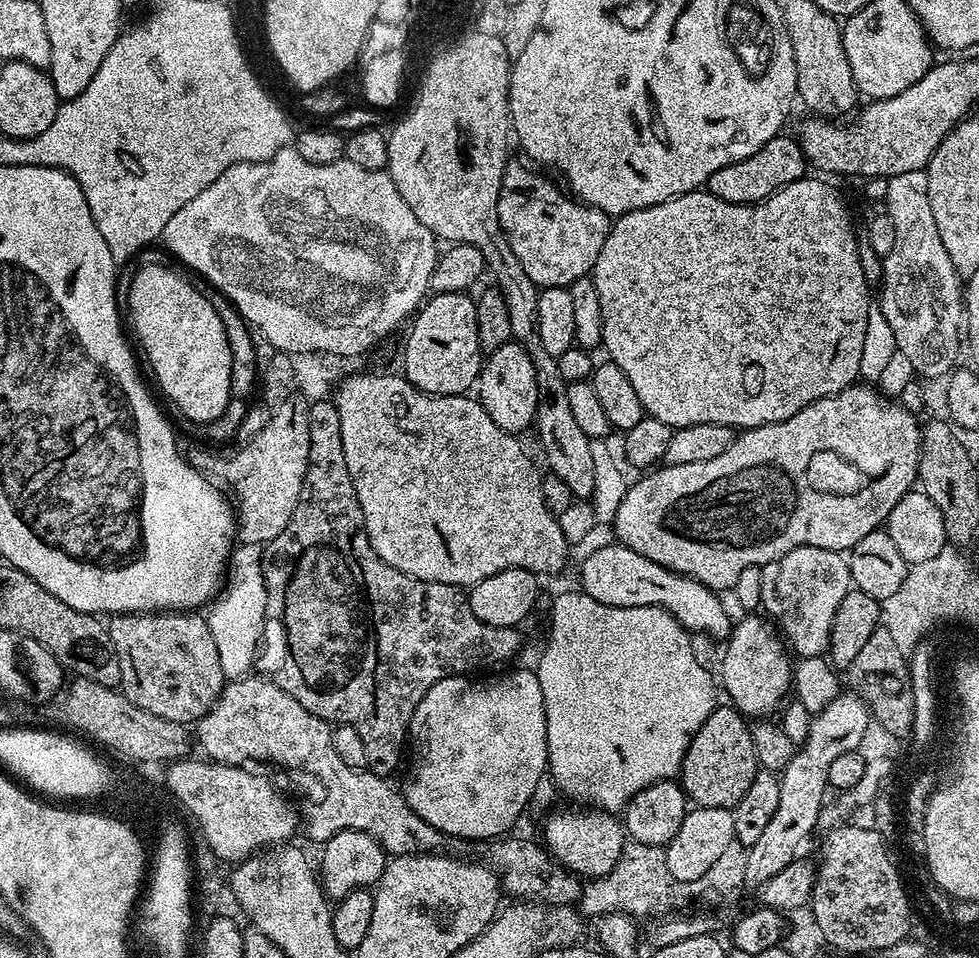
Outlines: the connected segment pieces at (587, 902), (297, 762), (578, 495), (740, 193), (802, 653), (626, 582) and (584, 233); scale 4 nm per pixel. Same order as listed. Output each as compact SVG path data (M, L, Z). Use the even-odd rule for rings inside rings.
M630 844L610 874L584 885L578 901L578 910L588 918L599 918L612 912L626 912L640 916L664 905L672 896L676 881L670 874L667 851L664 848Z
M248 674L225 683L224 692L218 702L200 719L195 728L194 736L198 741L198 748L205 752L201 753L209 761L237 766L251 765L251 760L277 764L288 775L288 780L296 791L298 812L303 820L302 832L312 840L323 842L334 838L334 834L339 832L365 832L379 842L389 857L436 854L447 849L444 847L450 844L449 837L430 826L430 822L423 820L409 806L403 791L399 787L395 788L391 779L376 776L370 770L346 766L346 762L342 762L342 757L338 755L338 750L334 750L332 728L328 721L310 714L310 710L306 710L302 702L286 694L286 690L282 690L263 675Z
M540 352L540 356L530 356L535 368L535 382L538 384L538 406L534 421L535 431L544 450L544 456L551 475L561 478L569 486L575 499L589 499L595 490L594 463L592 461L592 441L579 429L574 412L570 407L568 382L559 373L556 357Z
M781 134L770 138L750 158L742 158L742 162L734 162L730 166L722 166L722 170L714 170L710 174L706 191L722 198L722 202L735 204L758 204L773 196L780 188L790 186L794 182L805 179L810 165L804 159L804 151L800 149L800 141L795 135Z
M803 544L763 565L760 585L760 608L778 625L791 651L800 658L824 656L834 626L834 614L838 614L842 598L846 598L853 587L847 559L834 550Z
M611 542L596 548L580 564L579 587L594 602L602 602L615 608L633 608L634 606L654 606L665 608L676 621L689 633L705 632L720 642L727 641L734 625L733 618L728 617L719 595L689 576L666 570L650 558L642 558L625 544Z
M512 162L504 170L498 198L498 218L504 231L504 237L508 239L510 250L514 250L514 258L522 262L522 270L530 274L530 278L537 286L540 288L568 288L578 278L589 275L592 267L598 262L598 254L602 254L602 245L605 244L612 229L613 217L594 206L585 204L583 200L576 199L563 187L560 189L550 177L543 176L543 174L548 175L543 171L527 163L524 164Z

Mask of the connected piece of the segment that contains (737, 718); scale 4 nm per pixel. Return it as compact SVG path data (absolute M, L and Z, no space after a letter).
M728 704L719 705L697 730L684 754L680 784L685 795L704 808L735 809L760 770L747 719Z

